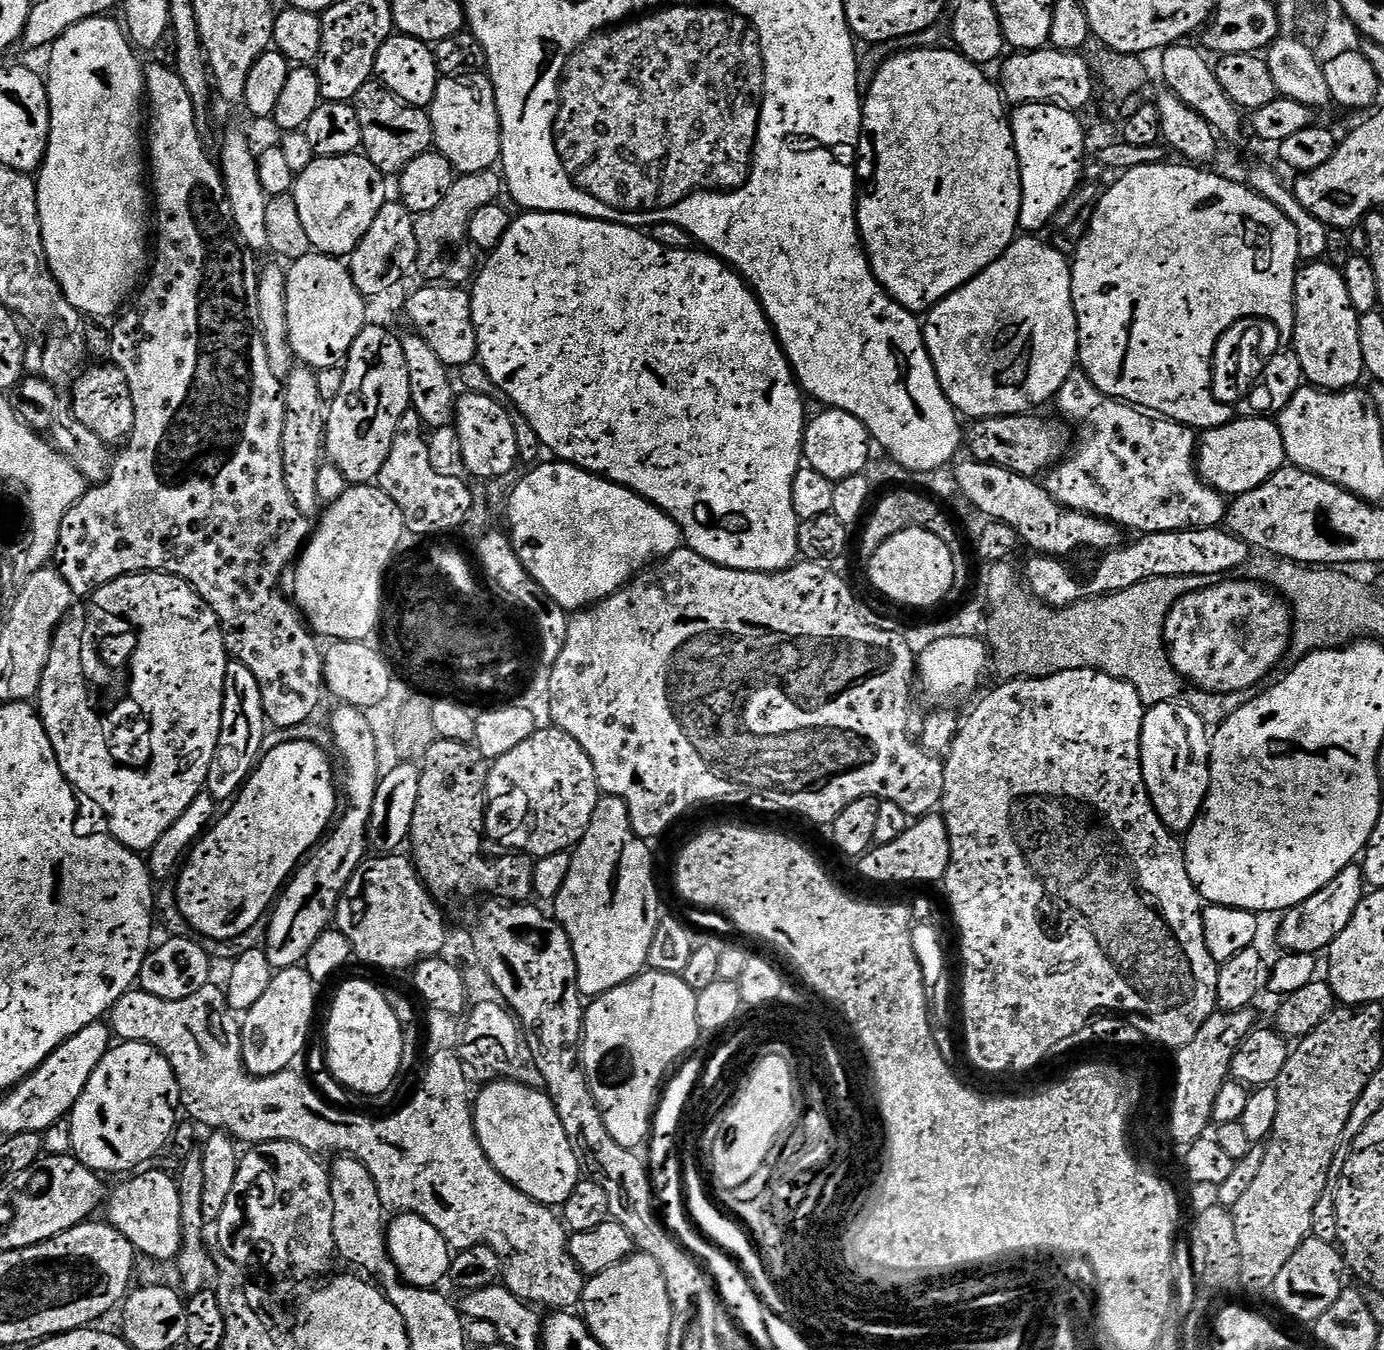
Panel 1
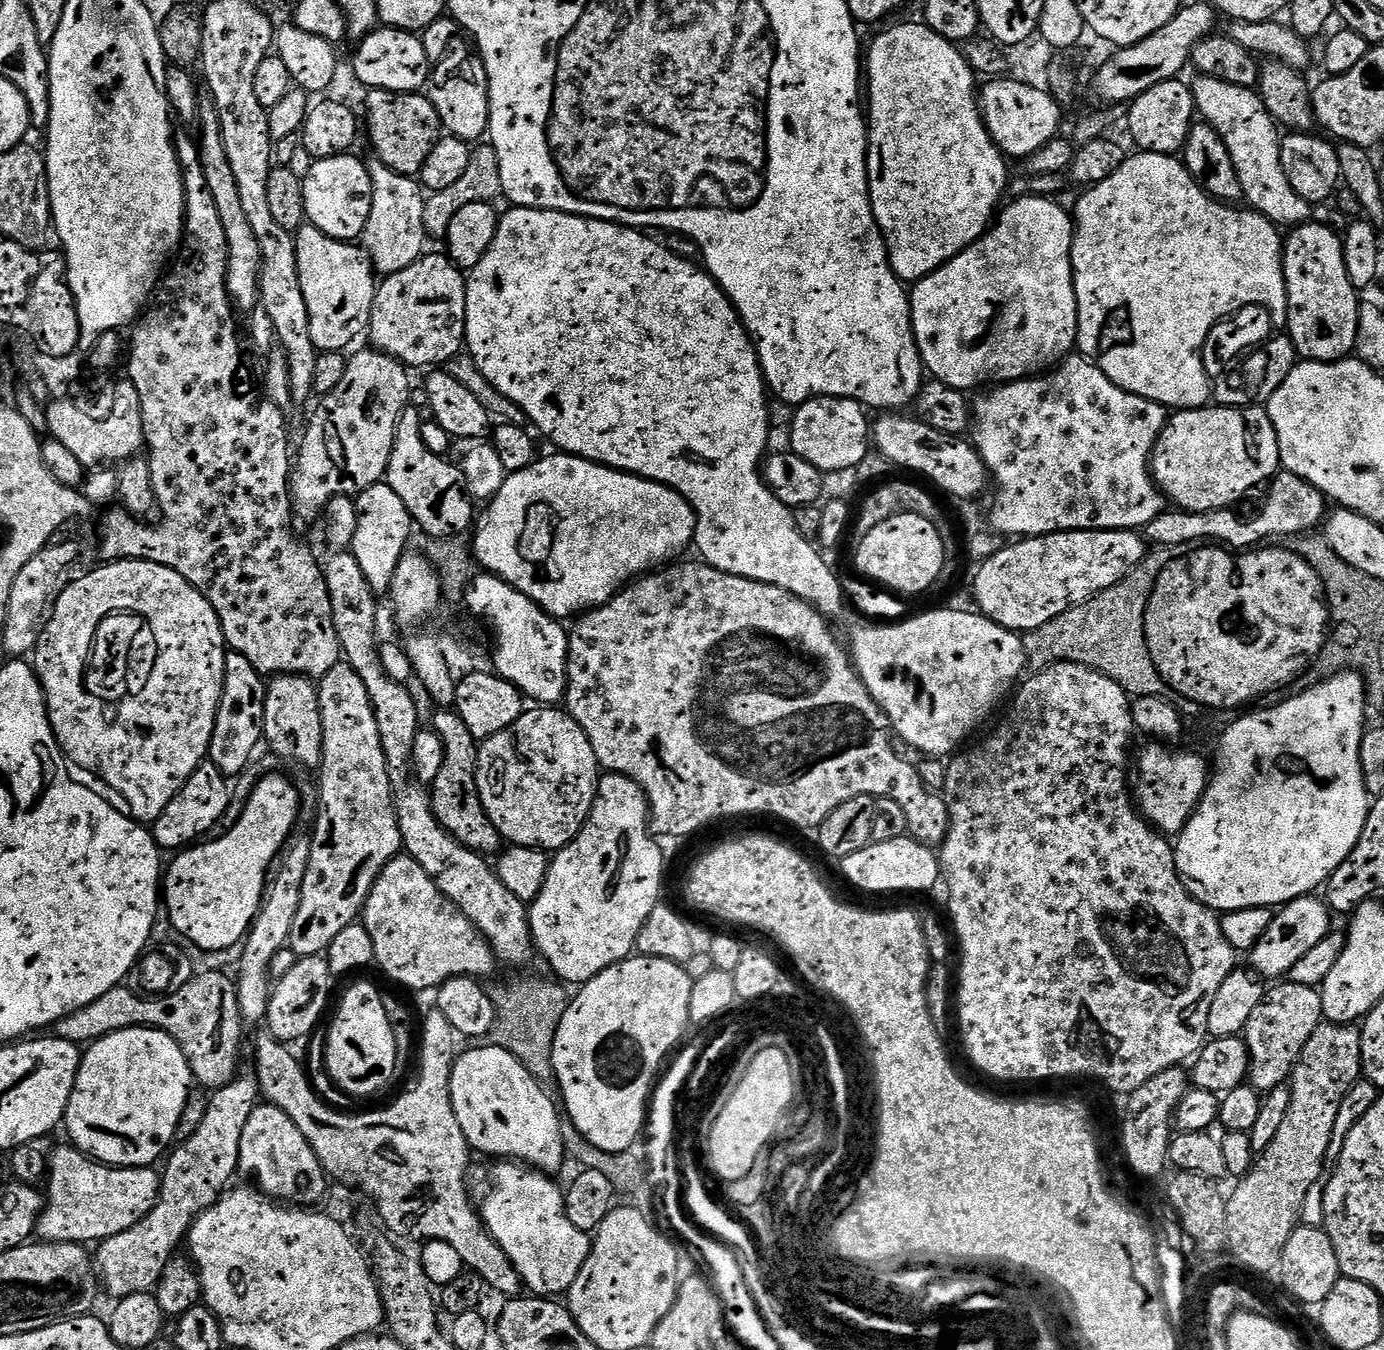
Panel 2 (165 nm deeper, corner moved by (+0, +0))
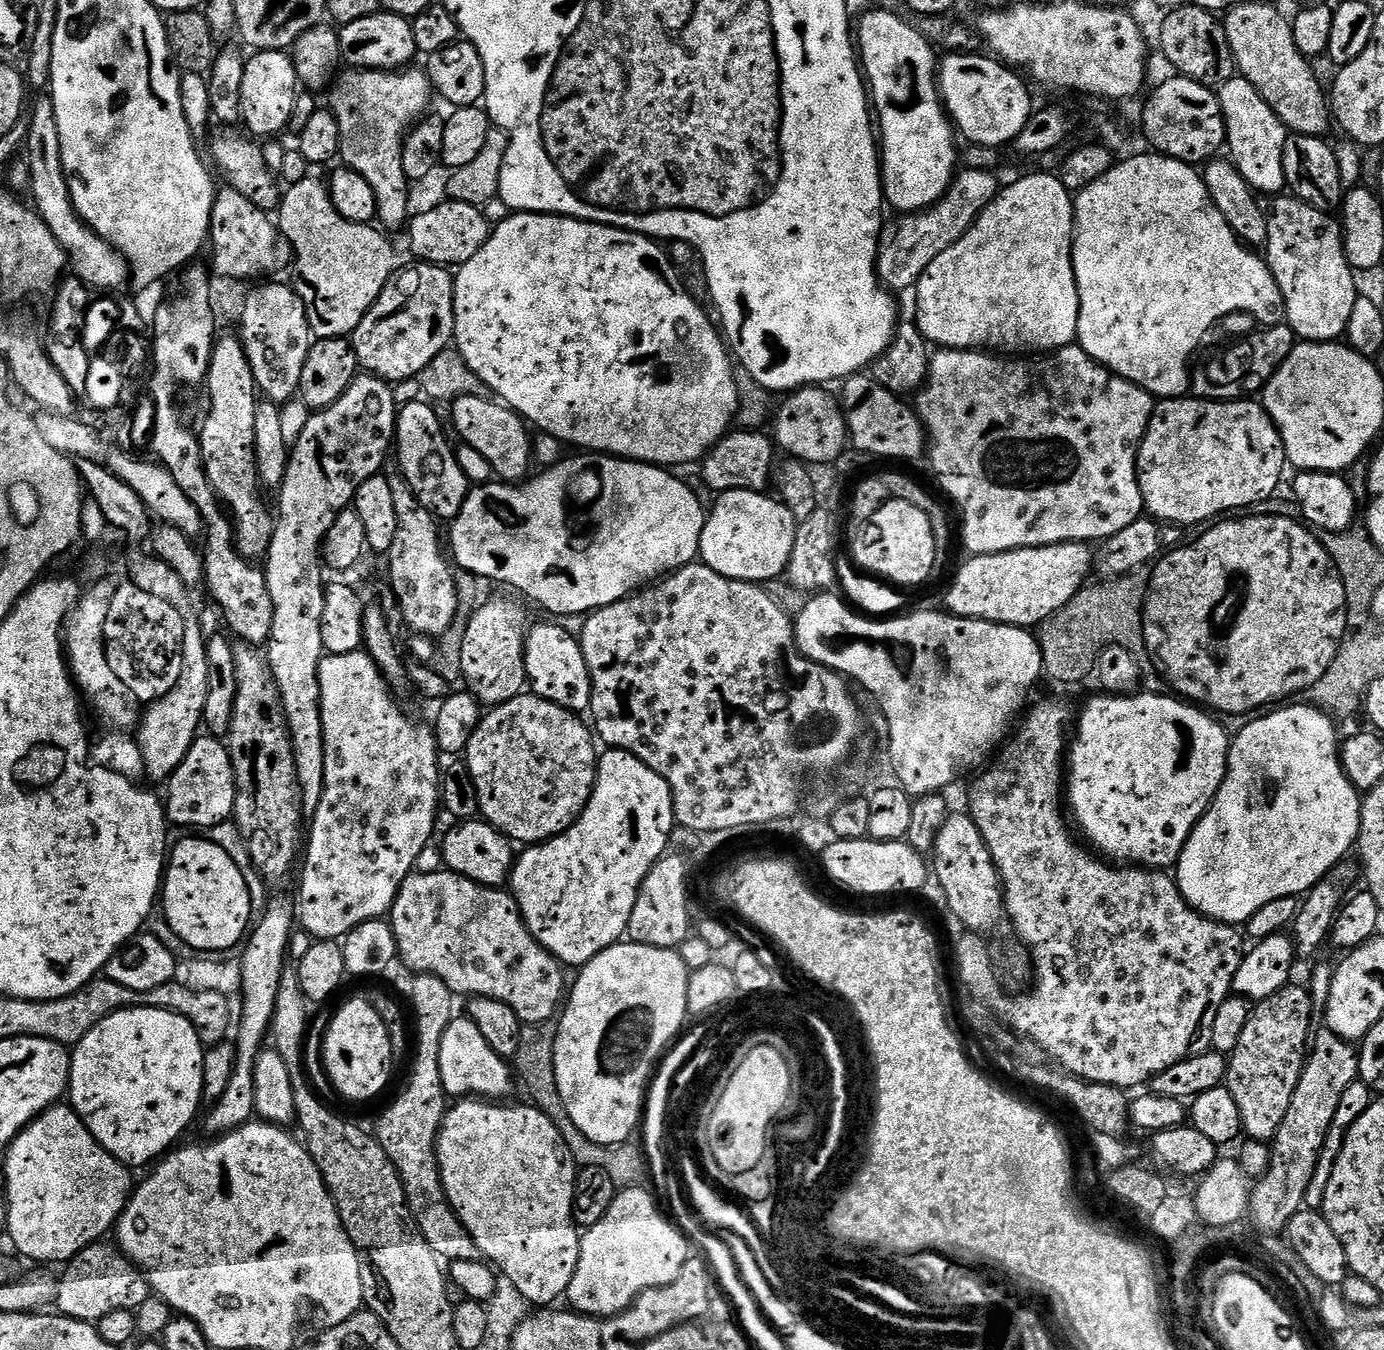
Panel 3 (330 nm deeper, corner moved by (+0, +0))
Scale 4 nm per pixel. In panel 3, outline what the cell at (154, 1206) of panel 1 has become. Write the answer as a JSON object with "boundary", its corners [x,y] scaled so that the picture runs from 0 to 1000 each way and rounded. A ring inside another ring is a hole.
{"boundary":[[[46,816],[34,821],[22,830],[9,844],[2,856],[3,883],[6,885],[6,916],[17,933],[46,937],[59,930],[61,925],[74,919],[77,916],[75,915],[83,910],[90,894],[92,893],[92,887],[97,882],[96,869],[77,853],[59,831],[57,825]]]}

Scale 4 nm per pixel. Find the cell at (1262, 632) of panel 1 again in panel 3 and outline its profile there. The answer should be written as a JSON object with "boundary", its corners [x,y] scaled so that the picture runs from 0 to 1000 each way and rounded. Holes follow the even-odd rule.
{"boundary":[[[905,381],[897,381],[899,382],[897,384],[897,385],[890,385],[893,384],[882,384],[881,387],[876,387],[875,390],[874,390],[876,391],[874,392],[874,394],[868,395],[868,397],[862,401],[862,403],[855,403],[853,404],[853,406],[850,406],[848,407],[848,409],[842,410],[841,413],[839,411],[837,414],[836,414],[835,417],[832,419],[831,426],[829,428],[829,439],[828,439],[827,441],[827,477],[829,480],[829,485],[834,493],[835,497],[838,499],[840,506],[843,507],[843,509],[845,507],[845,508],[848,510],[845,510],[846,510],[846,512],[849,513],[850,516],[855,517],[856,519],[861,520],[862,522],[869,523],[871,525],[875,526],[876,528],[884,527],[884,530],[885,531],[889,531],[892,529],[905,529],[908,526],[910,526],[907,526],[907,524],[910,524],[913,523],[913,521],[920,521],[919,522],[921,522],[923,520],[925,520],[921,520],[921,519],[925,519],[927,517],[927,516],[934,516],[936,514],[936,513],[941,513],[941,514],[944,513],[946,510],[948,510],[957,499],[958,499],[958,496],[961,496],[961,490],[964,490],[964,484],[967,484],[967,479],[970,476],[971,472],[975,465],[974,447],[973,446],[973,437],[970,434],[968,426],[964,419],[964,416],[961,413],[961,410],[957,407],[956,399],[954,399],[954,398],[952,396],[952,395],[949,393],[947,390],[943,390],[941,387],[940,387],[939,384],[936,384],[936,386],[933,385],[933,384],[931,382],[902,381]]]}

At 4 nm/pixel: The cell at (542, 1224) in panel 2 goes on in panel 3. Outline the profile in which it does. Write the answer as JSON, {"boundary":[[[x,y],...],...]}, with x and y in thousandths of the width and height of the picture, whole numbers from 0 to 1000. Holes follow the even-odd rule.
{"boundary":[[[332,813],[329,818],[323,821],[321,830],[318,835],[318,839],[315,844],[315,860],[318,864],[318,876],[321,879],[321,888],[326,893],[327,897],[332,901],[332,904],[337,908],[337,911],[342,917],[348,931],[355,935],[360,940],[363,947],[371,950],[375,957],[379,960],[382,967],[399,967],[402,962],[407,961],[412,953],[412,947],[415,945],[415,941],[418,938],[418,929],[419,928],[420,913],[413,904],[413,894],[415,893],[415,881],[416,881],[416,869],[418,863],[416,859],[412,855],[403,834],[392,825],[392,822],[384,820],[384,817],[367,818],[368,816],[353,816],[349,813]]]}

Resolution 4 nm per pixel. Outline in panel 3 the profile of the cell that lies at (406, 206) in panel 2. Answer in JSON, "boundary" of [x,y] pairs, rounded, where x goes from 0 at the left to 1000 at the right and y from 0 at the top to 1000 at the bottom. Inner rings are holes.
{"boundary":[[[255,50],[246,53],[238,65],[238,81],[244,90],[246,100],[245,118],[267,135],[267,141],[270,141],[272,147],[272,159],[278,170],[291,170],[296,162],[296,134],[290,126],[290,108],[296,95],[310,82],[309,76],[314,74],[309,53],[298,53],[274,53],[270,50]]]}

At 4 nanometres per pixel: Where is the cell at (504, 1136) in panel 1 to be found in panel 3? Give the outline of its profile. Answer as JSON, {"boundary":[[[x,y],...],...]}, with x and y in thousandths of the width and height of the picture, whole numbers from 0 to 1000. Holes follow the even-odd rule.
{"boundary":[[[330,752],[322,760],[322,766],[319,766],[319,778],[316,778],[316,790],[319,793],[319,804],[322,810],[327,813],[349,813],[353,816],[361,816],[371,806],[371,794],[368,786],[363,784],[357,778],[354,778],[354,772],[348,769],[345,760],[338,755],[337,752]]]}

